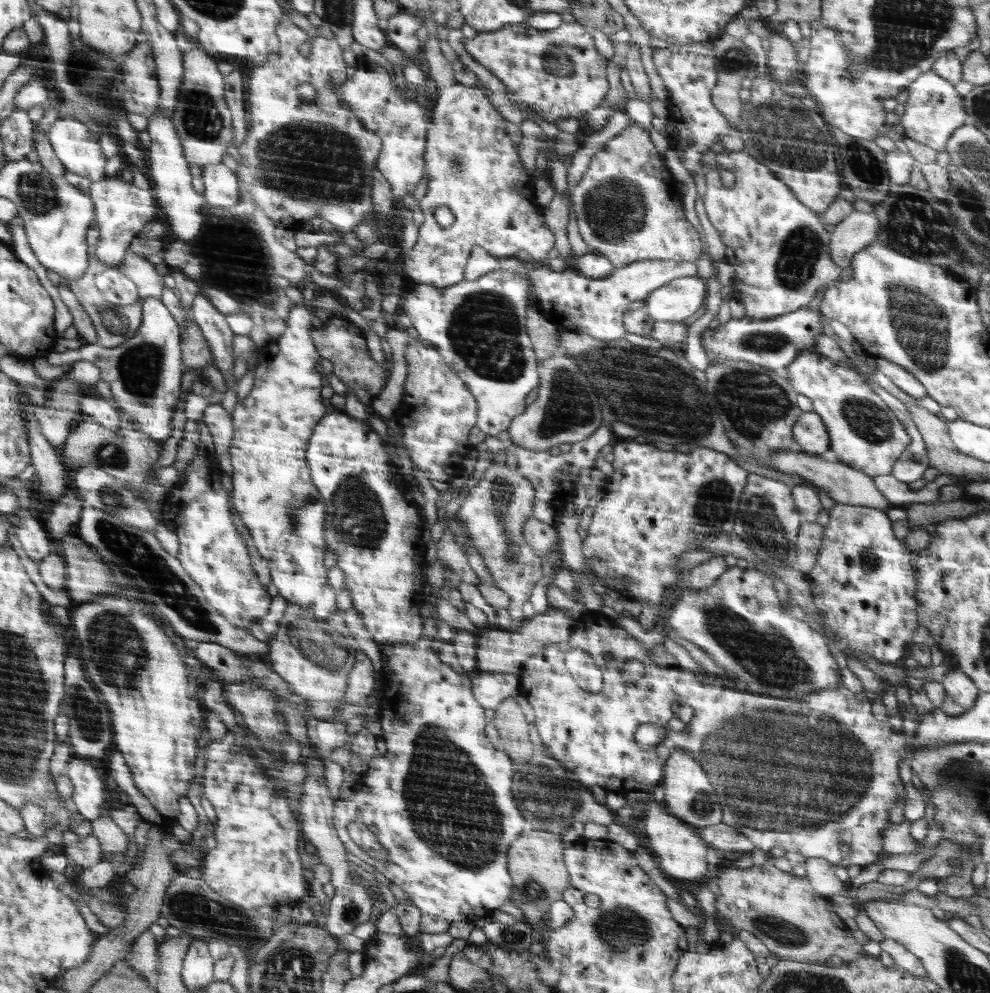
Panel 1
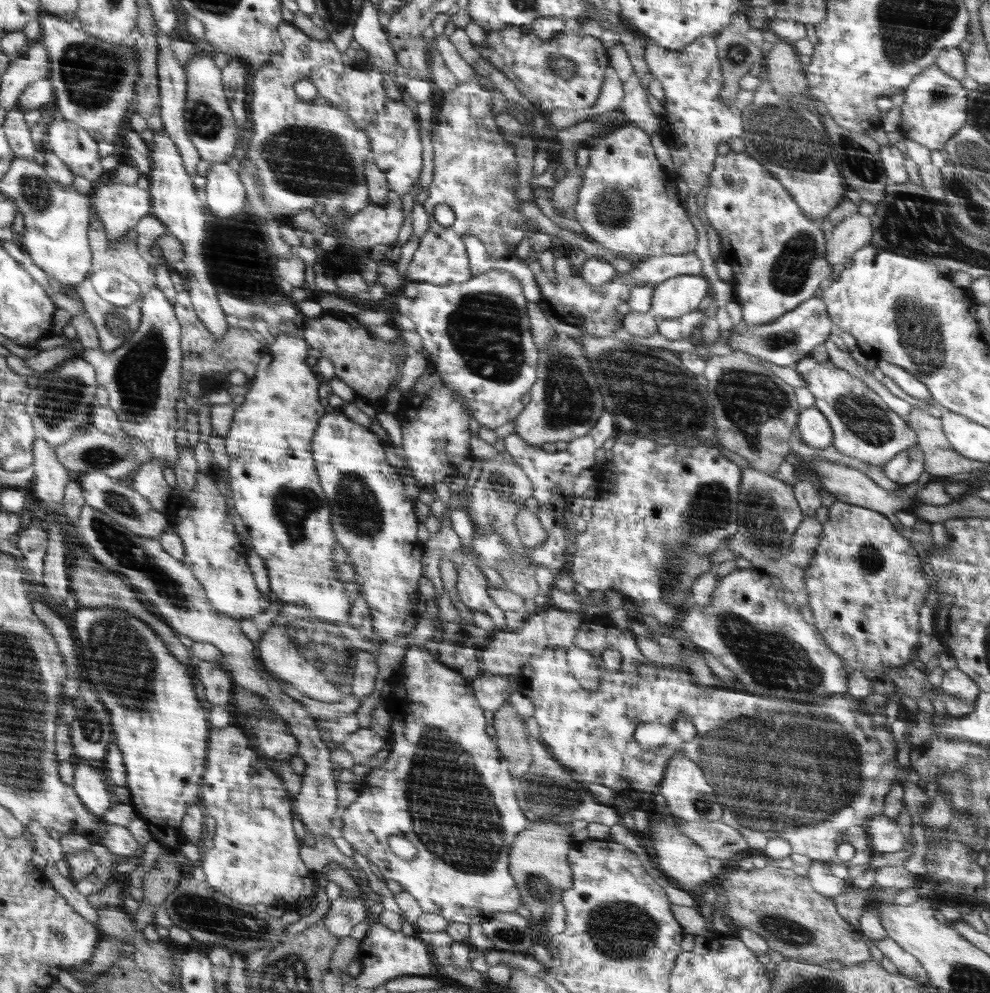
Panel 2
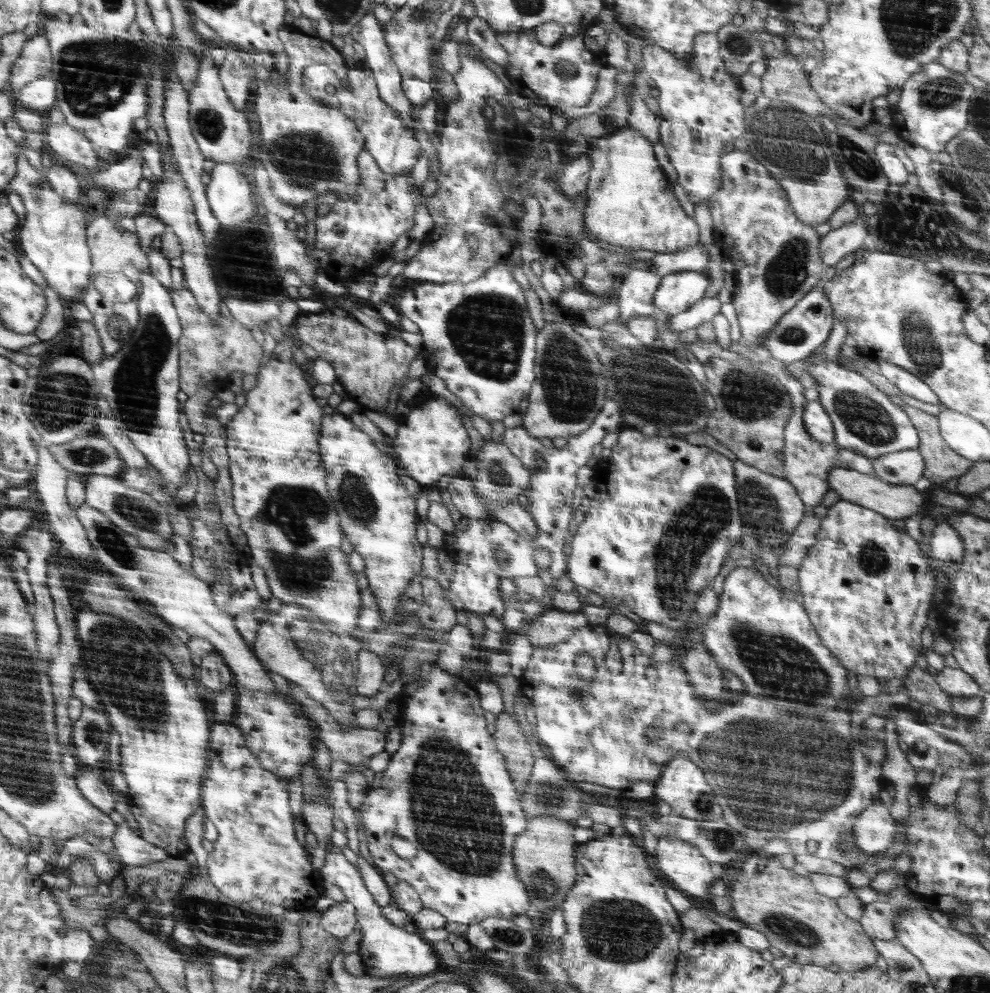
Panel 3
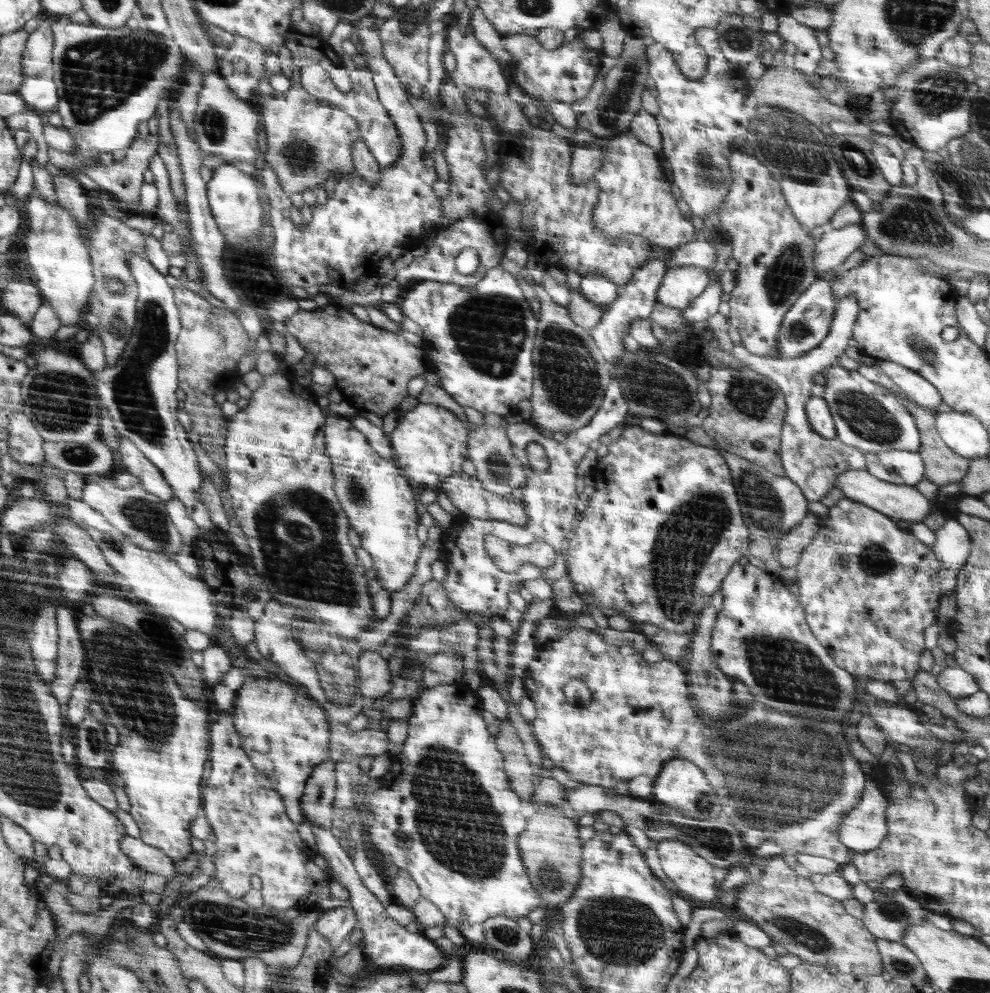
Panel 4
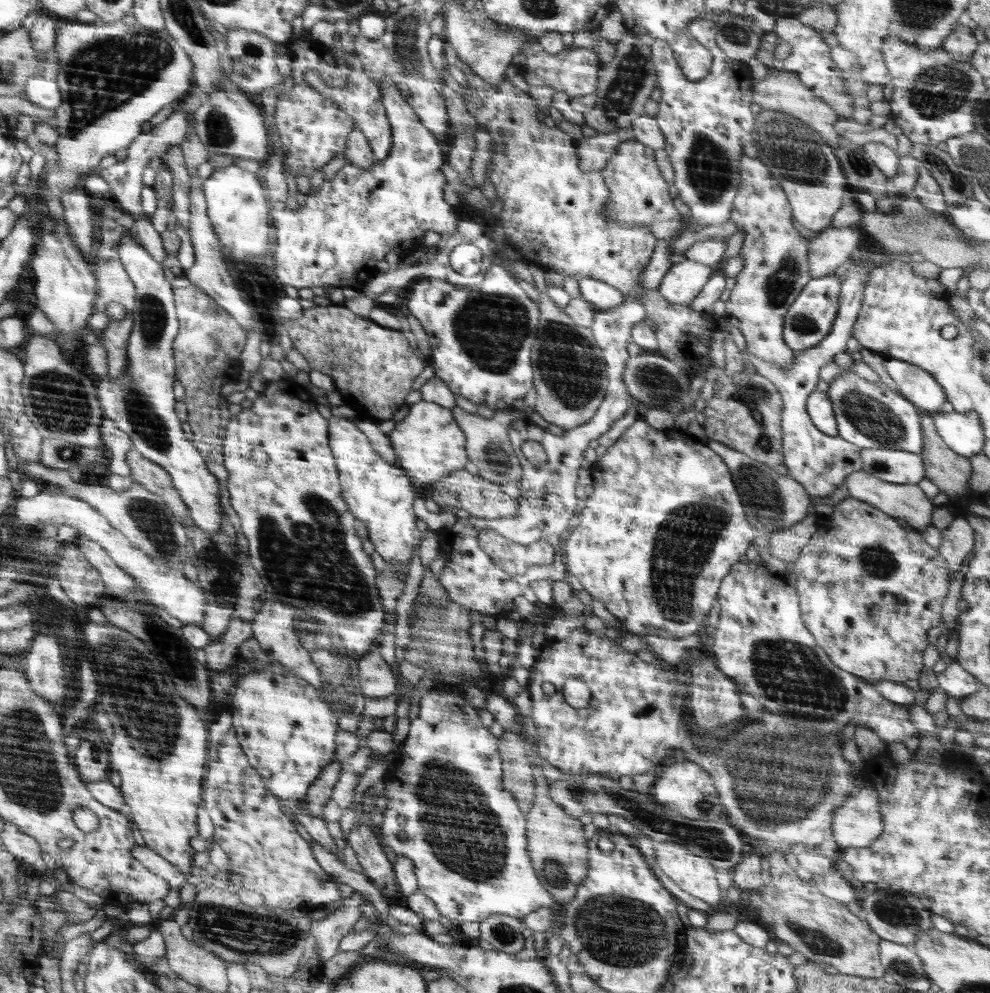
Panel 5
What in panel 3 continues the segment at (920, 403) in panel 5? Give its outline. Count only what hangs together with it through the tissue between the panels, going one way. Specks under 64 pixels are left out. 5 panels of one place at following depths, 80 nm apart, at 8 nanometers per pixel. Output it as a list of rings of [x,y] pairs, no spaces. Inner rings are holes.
[[[887,360],[875,362],[874,367],[905,395],[924,403],[939,405],[938,396],[936,396],[934,390],[928,384],[922,382],[921,377]]]

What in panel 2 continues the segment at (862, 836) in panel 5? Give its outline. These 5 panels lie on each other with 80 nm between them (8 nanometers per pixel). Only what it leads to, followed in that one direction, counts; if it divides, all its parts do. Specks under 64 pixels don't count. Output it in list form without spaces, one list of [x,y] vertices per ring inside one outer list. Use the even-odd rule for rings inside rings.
[[[884,814],[868,819],[869,845],[875,854],[902,852],[906,838],[898,823]]]

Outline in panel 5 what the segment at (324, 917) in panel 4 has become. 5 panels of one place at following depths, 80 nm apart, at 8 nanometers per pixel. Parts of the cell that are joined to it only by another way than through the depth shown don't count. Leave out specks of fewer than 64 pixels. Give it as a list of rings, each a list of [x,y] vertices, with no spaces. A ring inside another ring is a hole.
[[[342,905],[325,918],[311,923],[311,934],[322,962],[338,952],[340,941],[352,932],[354,923],[360,916],[359,907]]]

